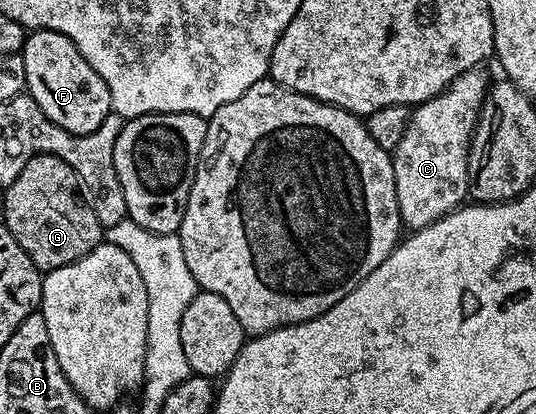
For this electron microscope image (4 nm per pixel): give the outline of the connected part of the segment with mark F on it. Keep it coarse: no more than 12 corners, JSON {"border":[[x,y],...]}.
{"border":[[26,35],[26,93],[70,134],[112,113],[68,38]]}

